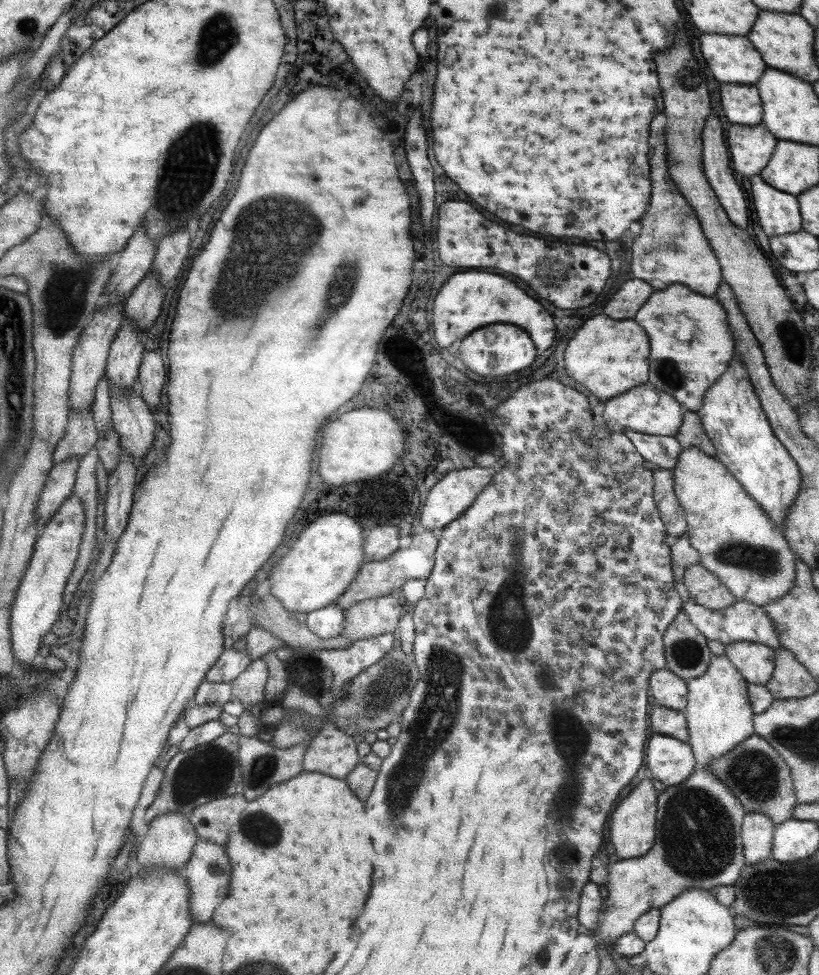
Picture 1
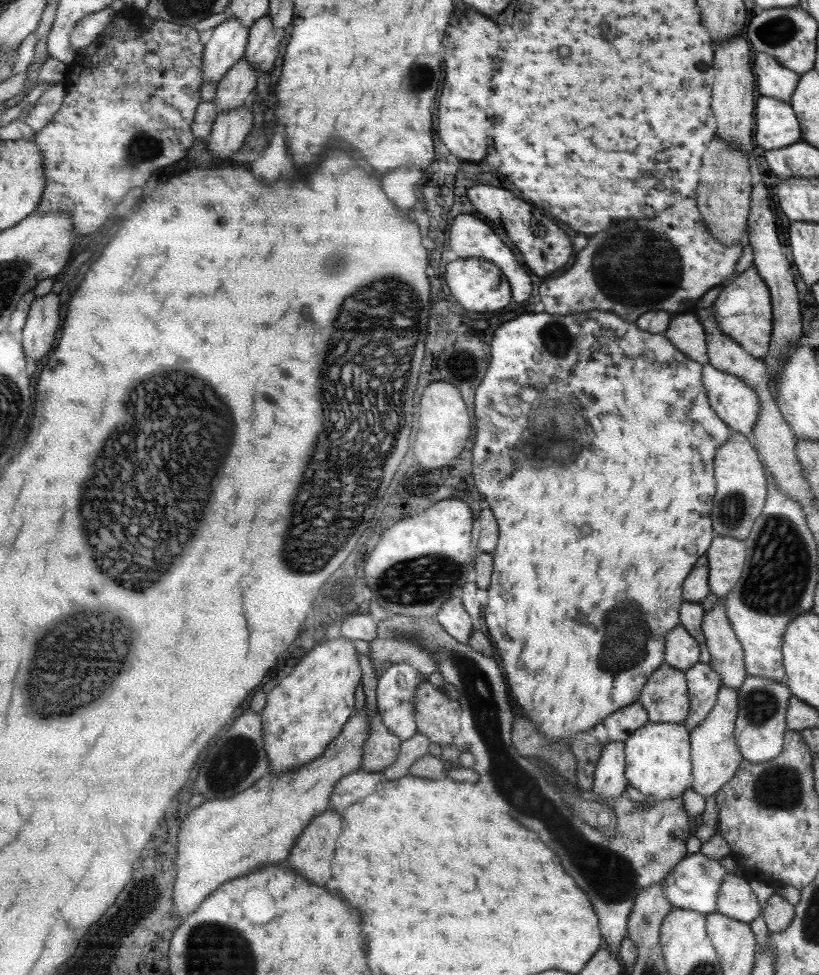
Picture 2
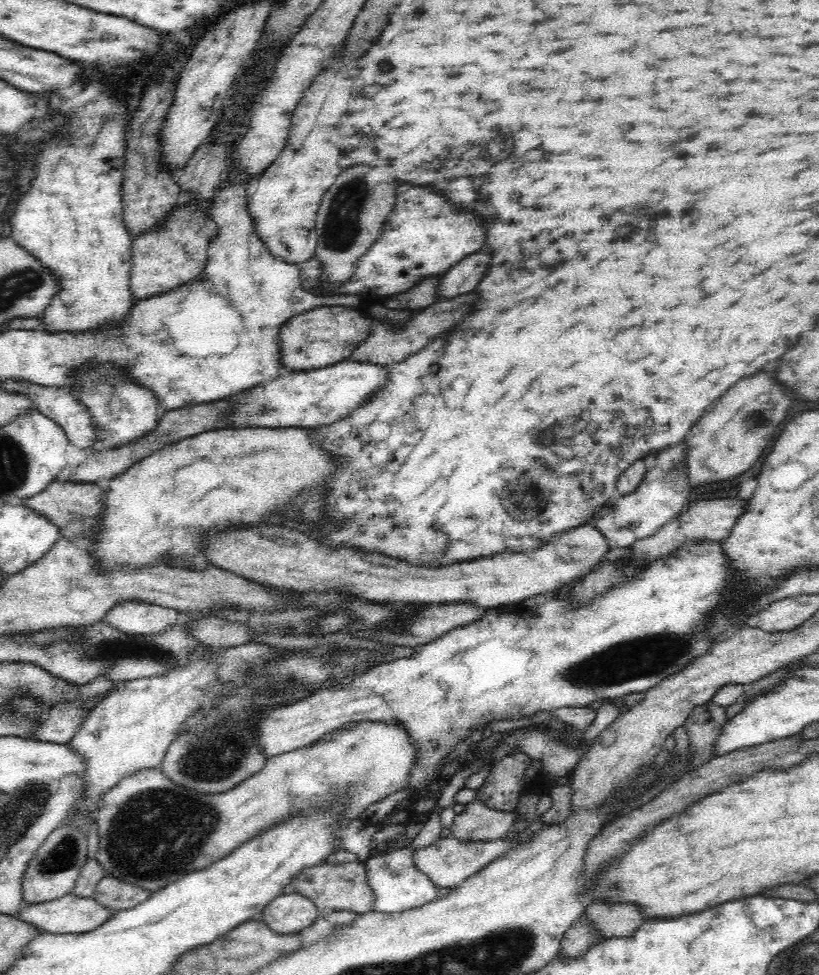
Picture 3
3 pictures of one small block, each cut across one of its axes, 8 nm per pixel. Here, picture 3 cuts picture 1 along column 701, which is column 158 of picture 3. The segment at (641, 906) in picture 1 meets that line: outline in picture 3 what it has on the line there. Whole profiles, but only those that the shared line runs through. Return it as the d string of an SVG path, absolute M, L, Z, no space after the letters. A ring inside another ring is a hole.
M364 720L352 728L334 733L328 740L318 740L316 744L312 742L311 745L270 757L258 774L218 794L198 794L182 788L162 774L160 765L144 769L124 777L102 796L104 805L94 815L99 837L95 859L107 875L153 892L188 873L218 862L239 844L251 839L263 828L280 822L291 812L330 803L332 795L344 788L352 792L352 800L348 802L348 818L360 819L367 806L406 786L414 762L415 747L401 726Z

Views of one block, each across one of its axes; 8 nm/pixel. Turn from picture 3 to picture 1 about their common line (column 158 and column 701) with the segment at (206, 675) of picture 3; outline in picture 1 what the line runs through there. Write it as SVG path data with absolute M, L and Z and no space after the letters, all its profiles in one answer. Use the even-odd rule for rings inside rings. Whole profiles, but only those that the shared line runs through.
M726 654L714 655L706 673L701 677L690 678L686 681L690 691L687 708L683 712L686 714L687 726L690 730L689 743L694 750L698 764L705 766L712 759L717 759L719 756L727 753L736 744L742 743L743 740L755 733L755 711L751 706L749 682Z

